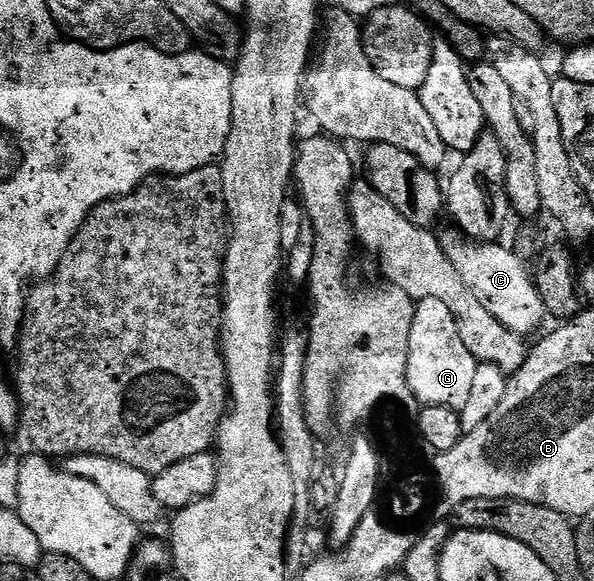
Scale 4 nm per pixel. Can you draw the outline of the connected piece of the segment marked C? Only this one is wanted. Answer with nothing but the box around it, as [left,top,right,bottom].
[439,229,547,337]

